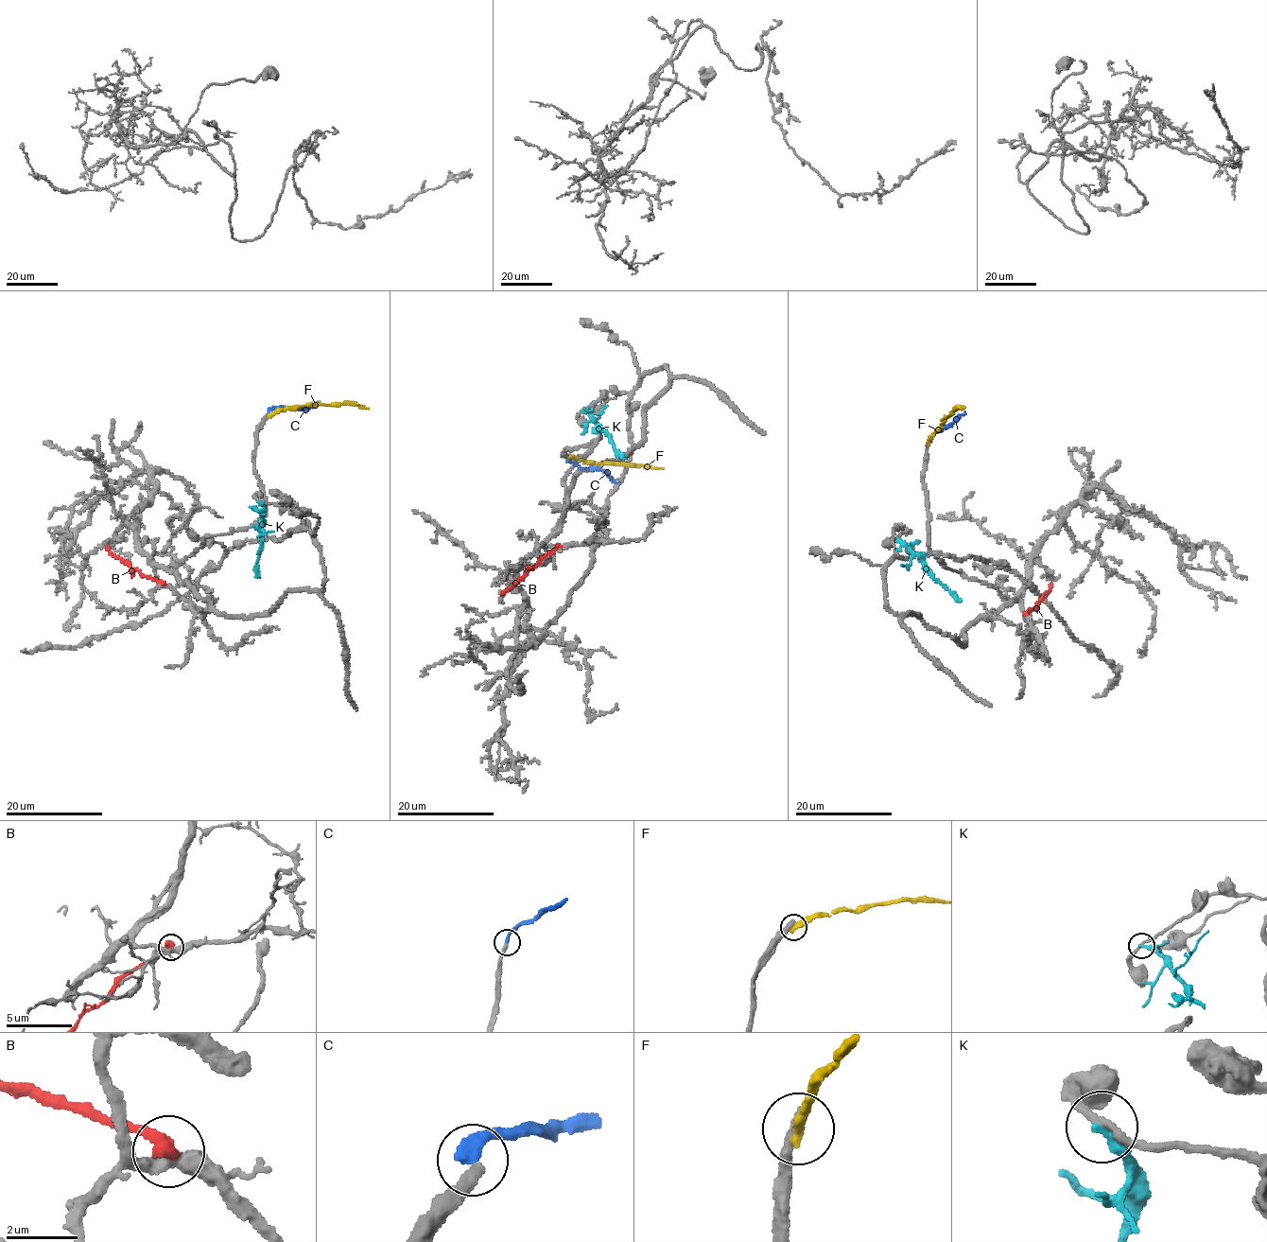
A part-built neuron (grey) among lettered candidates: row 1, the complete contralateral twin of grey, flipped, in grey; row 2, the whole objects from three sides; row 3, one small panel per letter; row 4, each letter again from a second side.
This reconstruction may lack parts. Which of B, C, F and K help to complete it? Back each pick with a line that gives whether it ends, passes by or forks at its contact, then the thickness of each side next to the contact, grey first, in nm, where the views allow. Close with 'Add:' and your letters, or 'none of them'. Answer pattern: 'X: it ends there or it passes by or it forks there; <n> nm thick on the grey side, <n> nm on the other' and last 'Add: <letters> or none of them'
Add: none of them

